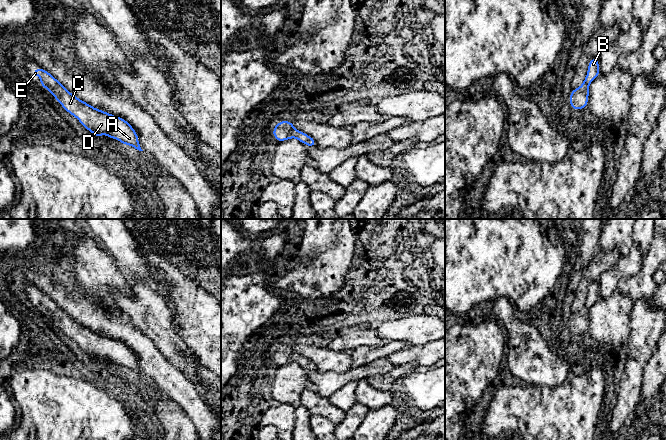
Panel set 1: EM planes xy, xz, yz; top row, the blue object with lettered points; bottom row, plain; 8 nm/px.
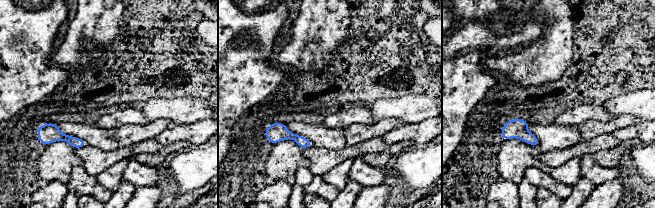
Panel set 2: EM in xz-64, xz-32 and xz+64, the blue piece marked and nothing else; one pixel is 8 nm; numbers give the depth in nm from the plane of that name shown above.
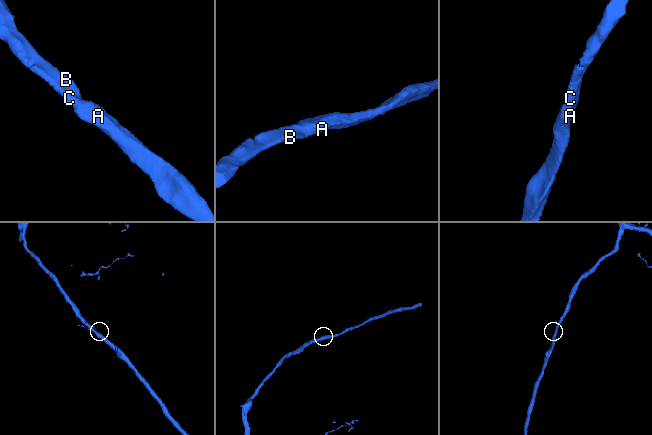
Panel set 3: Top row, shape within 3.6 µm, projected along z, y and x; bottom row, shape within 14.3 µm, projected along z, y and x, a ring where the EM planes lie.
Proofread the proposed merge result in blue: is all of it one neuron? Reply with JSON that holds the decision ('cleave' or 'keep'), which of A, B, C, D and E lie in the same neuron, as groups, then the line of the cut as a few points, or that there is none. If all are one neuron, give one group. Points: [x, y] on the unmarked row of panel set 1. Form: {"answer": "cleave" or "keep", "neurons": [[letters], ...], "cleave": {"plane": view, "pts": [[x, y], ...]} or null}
{"answer": "keep", "neurons": [["A", "B", "C", "D", "E"]], "cleave": null}

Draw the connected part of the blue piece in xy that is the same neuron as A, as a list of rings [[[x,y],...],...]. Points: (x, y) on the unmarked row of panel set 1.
[[[35,292],[32,299],[33,301],[39,299],[41,310],[46,312],[60,329],[69,338],[76,341],[83,351],[92,356],[95,361],[99,362],[105,358],[122,368],[143,375],[139,368],[138,358],[125,343],[94,332],[77,322],[47,294]]]

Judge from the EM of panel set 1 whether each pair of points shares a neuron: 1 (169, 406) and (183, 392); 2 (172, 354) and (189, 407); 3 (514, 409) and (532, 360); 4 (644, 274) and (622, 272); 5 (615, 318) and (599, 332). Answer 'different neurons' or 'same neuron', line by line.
1: different neurons
2: different neurons
3: different neurons
4: different neurons
5: same neuron

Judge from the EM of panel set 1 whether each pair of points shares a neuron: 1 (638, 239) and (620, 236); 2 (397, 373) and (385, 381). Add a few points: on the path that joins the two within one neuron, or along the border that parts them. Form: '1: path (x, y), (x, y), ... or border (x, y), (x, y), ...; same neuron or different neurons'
1: border (632, 229), (632, 241), (634, 244); different neurons
2: path (394, 374), (388, 379); same neuron

